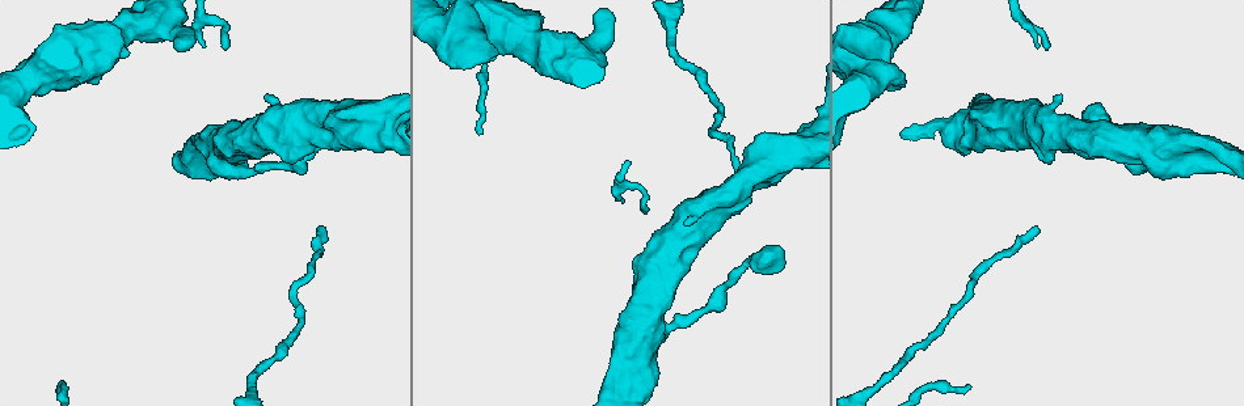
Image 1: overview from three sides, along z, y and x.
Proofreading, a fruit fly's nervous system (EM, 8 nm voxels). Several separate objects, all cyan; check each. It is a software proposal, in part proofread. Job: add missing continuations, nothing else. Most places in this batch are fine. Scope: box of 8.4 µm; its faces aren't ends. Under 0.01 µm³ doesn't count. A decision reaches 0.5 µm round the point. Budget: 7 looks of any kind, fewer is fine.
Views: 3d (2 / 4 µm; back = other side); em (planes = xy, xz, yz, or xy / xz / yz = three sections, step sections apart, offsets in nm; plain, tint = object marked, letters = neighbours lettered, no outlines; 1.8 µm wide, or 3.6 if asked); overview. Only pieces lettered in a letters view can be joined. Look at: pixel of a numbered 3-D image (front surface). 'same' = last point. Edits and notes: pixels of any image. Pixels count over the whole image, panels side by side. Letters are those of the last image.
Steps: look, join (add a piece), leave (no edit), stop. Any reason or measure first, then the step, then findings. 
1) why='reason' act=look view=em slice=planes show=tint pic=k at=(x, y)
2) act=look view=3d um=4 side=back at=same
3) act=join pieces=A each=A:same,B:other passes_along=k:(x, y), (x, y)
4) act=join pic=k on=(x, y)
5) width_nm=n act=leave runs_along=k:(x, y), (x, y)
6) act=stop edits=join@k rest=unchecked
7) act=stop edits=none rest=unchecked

why='free end' act=look view=em um=3.6 slice=planes show=letters pic=1 at=(1088, 118)

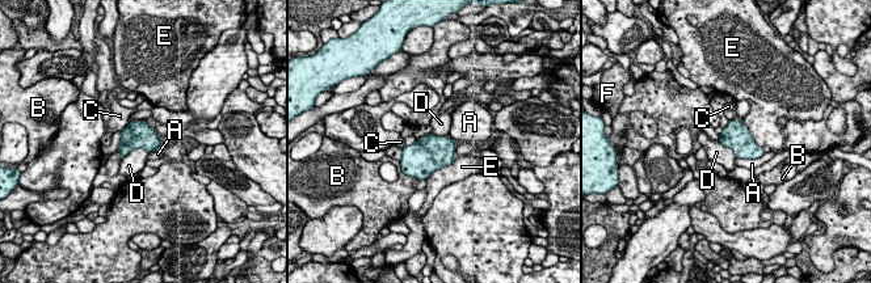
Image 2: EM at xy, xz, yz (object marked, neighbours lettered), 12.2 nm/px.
longest_contact=E:480nm act=leave each=A:other,B:other,C:other,D:other,E:other,F:other found='no lettered piece goes on from it'

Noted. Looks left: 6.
why='long arm stops here' act=look view=3d um=2 pic=1 at=(321, 226)

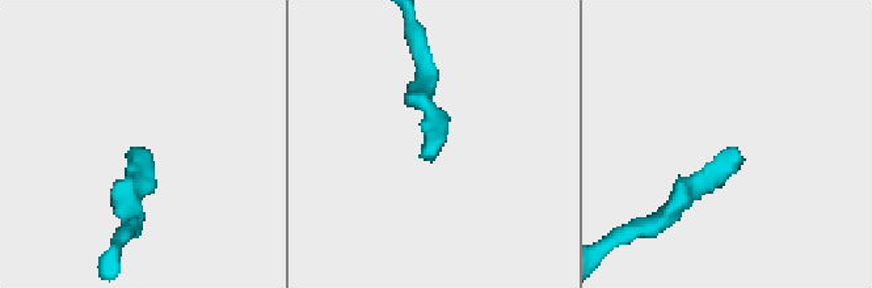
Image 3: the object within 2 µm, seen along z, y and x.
act=look view=em slice=planes show=plain pic=3 at=(132, 149)

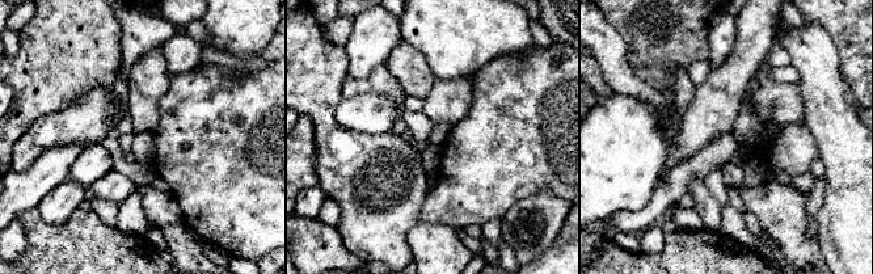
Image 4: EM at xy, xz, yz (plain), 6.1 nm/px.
act=look view=em slice=planes show=letters at=same

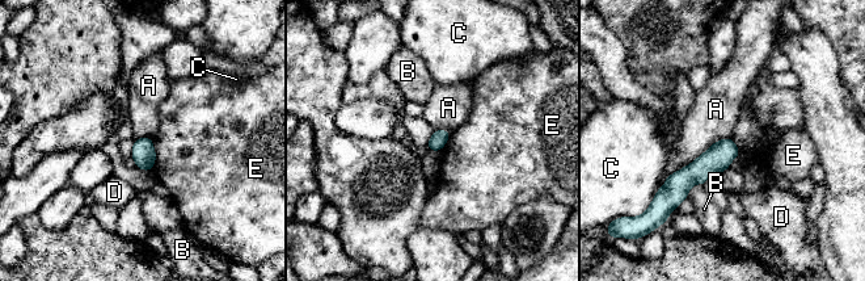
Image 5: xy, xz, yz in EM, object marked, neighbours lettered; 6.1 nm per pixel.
act=leave each=A:other,B:other,C:other,D:other,E:other runs_along=5:(731, 145), (714, 160), (666, 192) found='none of them fits'

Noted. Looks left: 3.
why='free end' act=look view=em slice=planes show=letters pic=1 at=(203, 46)

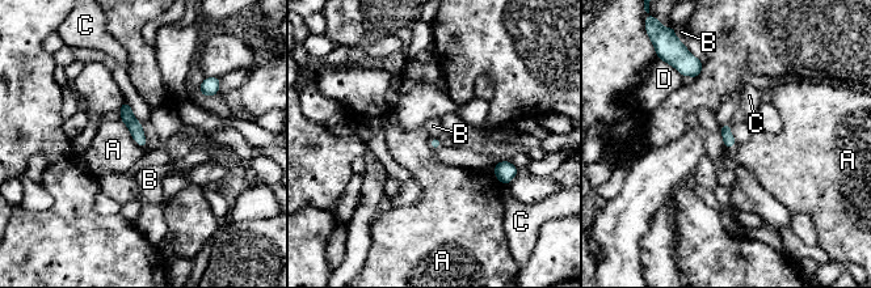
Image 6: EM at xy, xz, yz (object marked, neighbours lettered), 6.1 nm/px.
act=leave each=A:other,B:other,C:other,D:other border=6:(121, 119), (142, 149) found='no lettered piece goes on from it'

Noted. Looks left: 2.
act=stop edits=none rest=unchecked

